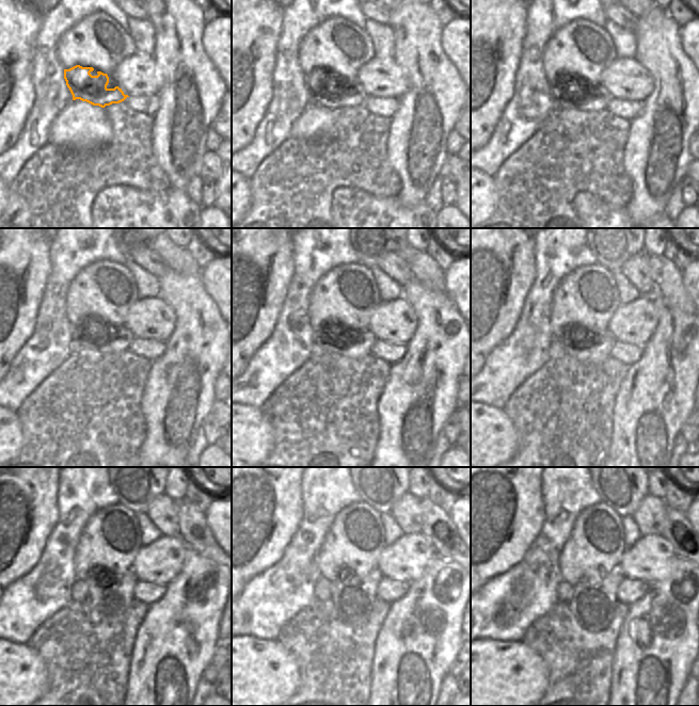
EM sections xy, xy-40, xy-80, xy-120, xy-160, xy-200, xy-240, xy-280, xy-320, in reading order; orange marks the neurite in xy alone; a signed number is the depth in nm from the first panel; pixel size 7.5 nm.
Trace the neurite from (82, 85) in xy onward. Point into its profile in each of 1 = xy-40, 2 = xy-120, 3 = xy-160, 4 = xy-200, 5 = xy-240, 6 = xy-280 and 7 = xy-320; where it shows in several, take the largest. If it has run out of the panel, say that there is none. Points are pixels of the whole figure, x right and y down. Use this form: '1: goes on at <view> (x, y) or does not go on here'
1: goes on at xy-40 (334, 95)
2: goes on at xy-120 (113, 342)
3: goes on at xy-160 (353, 347)
4: goes on at xy-200 (591, 349)
5: goes on at xy-240 (114, 596)
6: goes on at xy-280 (353, 599)
7: goes on at xy-320 (592, 605)

